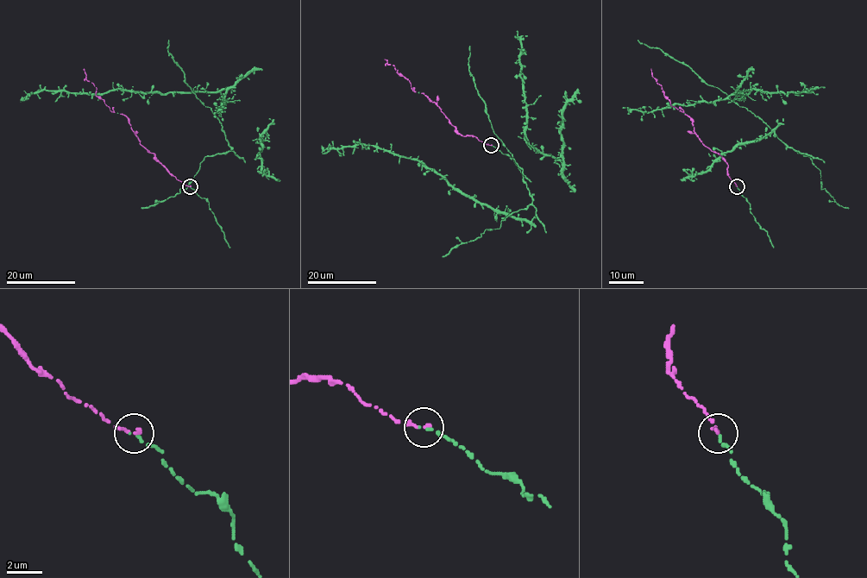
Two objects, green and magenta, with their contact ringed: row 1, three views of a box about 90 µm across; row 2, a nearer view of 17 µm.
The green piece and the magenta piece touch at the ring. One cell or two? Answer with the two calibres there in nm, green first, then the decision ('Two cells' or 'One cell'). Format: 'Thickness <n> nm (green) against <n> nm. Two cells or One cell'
Thickness 140 nm (green) against 220 nm. One cell

